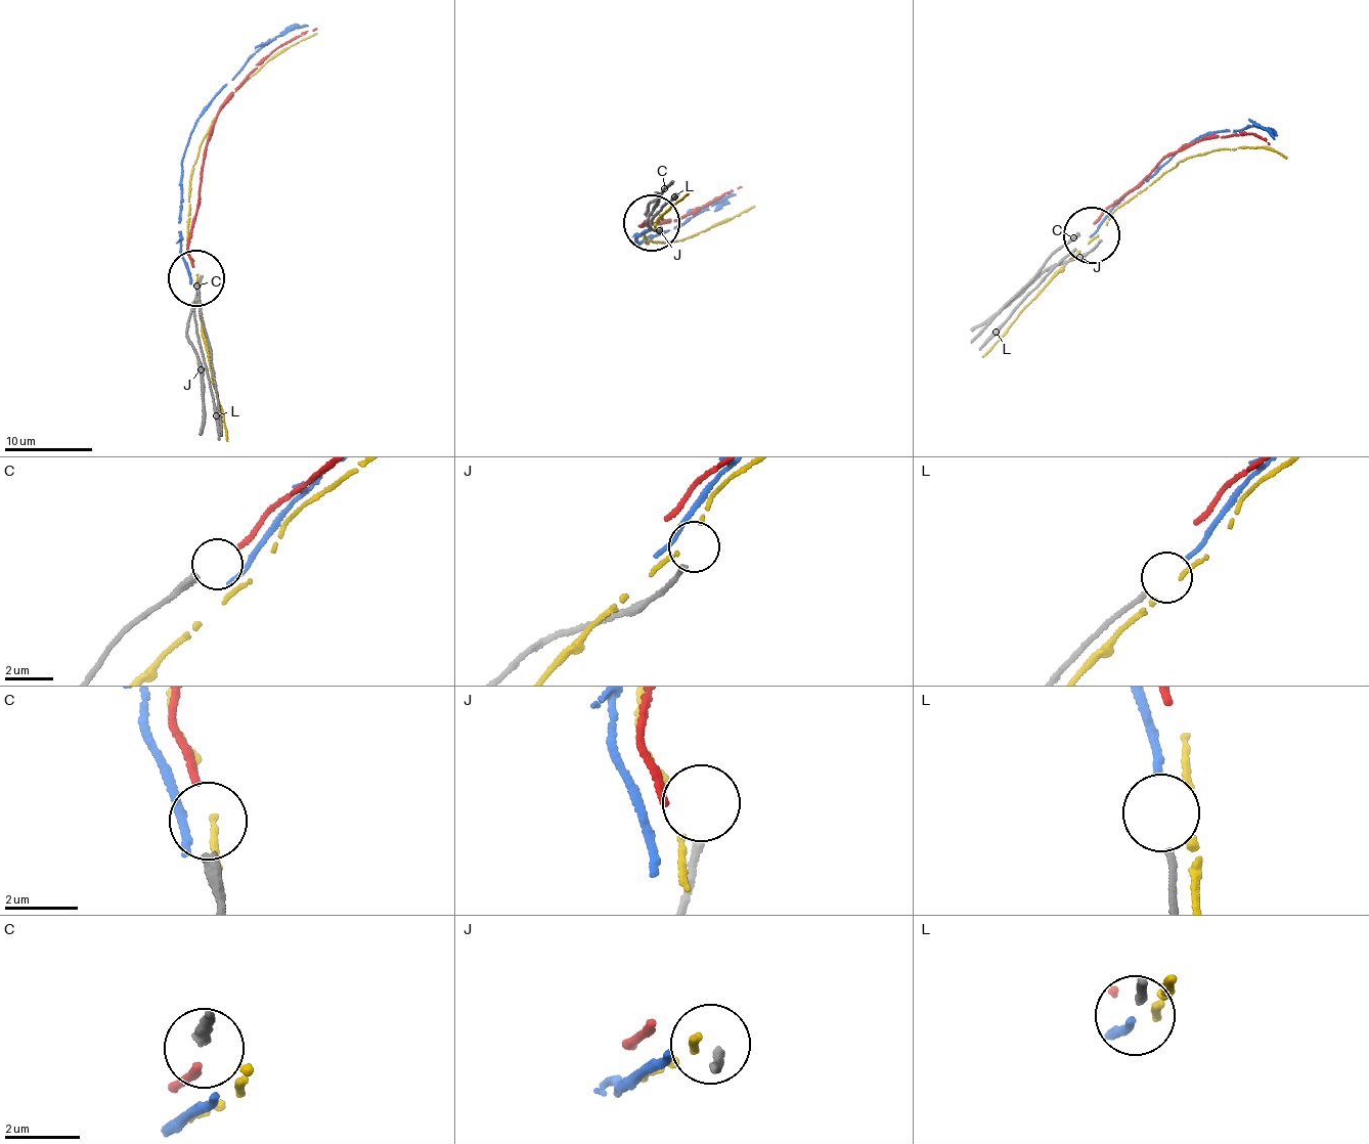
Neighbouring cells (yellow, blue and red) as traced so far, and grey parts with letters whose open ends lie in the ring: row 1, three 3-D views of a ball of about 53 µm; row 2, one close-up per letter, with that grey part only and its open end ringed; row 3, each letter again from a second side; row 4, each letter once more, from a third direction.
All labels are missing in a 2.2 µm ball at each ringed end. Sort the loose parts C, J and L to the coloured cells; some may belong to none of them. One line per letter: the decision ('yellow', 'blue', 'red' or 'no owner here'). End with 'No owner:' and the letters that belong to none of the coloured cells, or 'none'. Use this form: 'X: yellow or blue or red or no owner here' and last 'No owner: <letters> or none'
C: red
J: no owner here
L: blue
No owner: J

